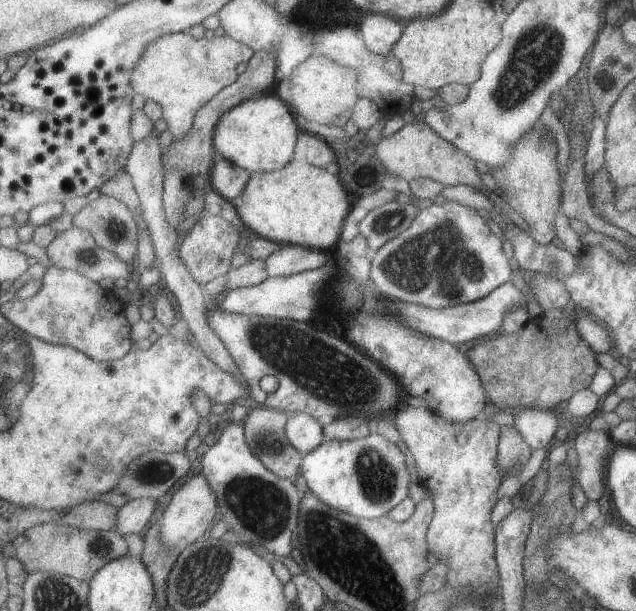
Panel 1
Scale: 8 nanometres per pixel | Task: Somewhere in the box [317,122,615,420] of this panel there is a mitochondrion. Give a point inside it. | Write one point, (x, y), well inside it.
(440, 264)

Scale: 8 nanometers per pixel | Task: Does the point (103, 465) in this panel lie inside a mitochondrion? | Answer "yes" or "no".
yes

